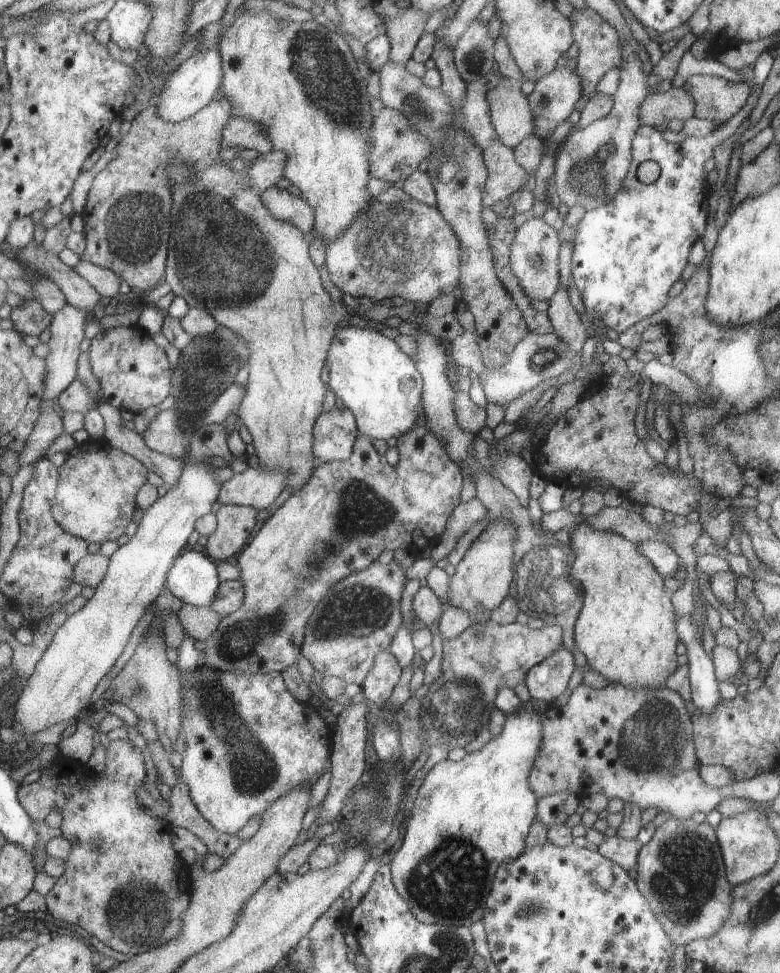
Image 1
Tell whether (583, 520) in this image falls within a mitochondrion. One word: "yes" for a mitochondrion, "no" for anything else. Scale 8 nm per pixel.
no

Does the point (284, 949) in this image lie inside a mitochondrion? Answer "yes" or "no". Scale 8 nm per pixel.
no

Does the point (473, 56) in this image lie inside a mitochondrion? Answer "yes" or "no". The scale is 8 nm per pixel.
yes

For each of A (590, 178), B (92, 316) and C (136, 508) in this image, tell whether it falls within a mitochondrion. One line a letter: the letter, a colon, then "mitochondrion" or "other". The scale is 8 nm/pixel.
A: mitochondrion
B: other
C: other

